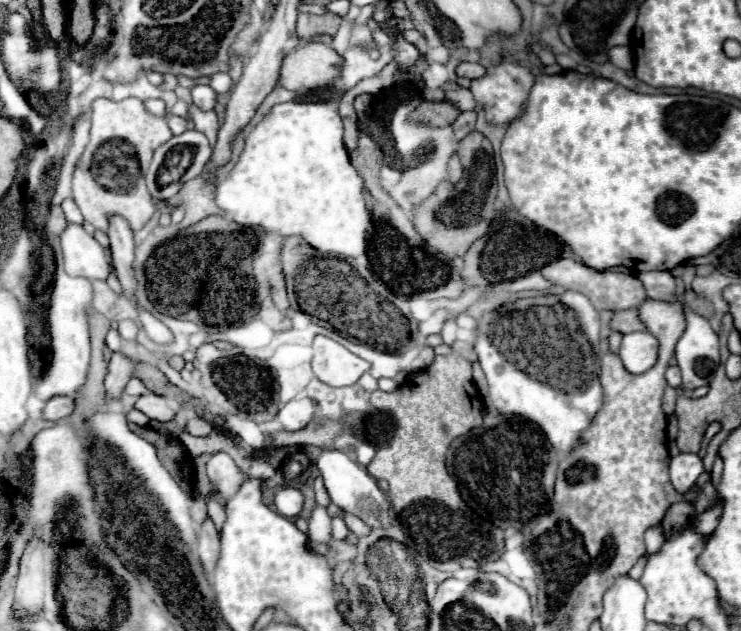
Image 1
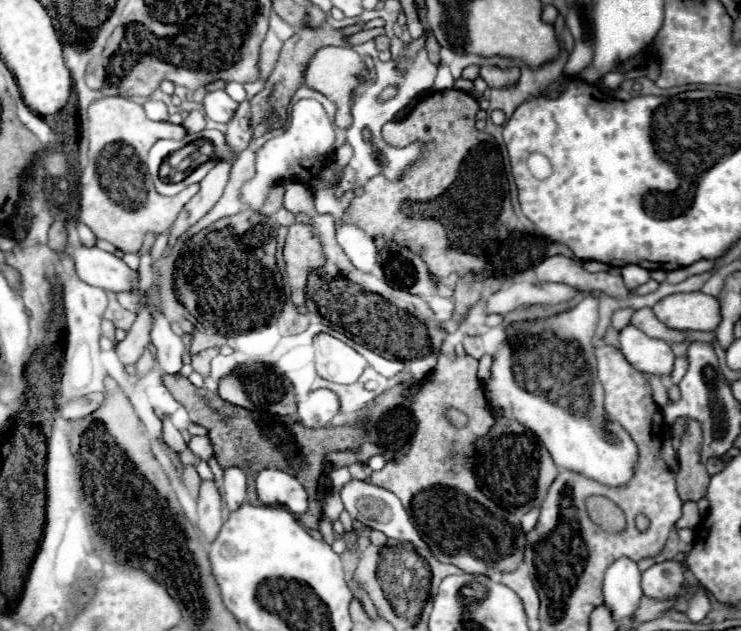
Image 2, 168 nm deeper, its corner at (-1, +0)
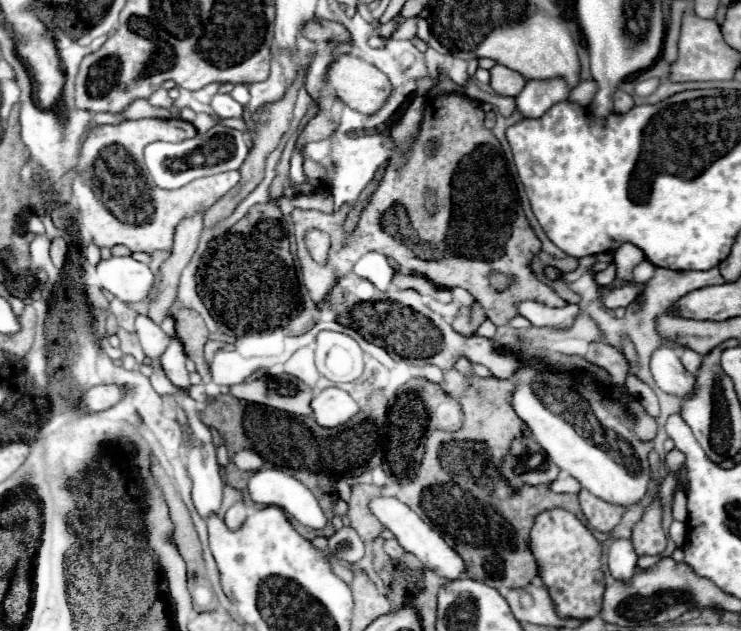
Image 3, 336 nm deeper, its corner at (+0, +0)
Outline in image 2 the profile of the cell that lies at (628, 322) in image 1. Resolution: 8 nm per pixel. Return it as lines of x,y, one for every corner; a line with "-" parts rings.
651,308
635,310
633,316
631,316
631,324
635,328
639,328
641,332
645,332
647,336
651,336
651,338
659,338
659,340
665,340
665,342
683,342
685,340
685,332
671,330
665,324
661,324
655,318
655,314
653,314

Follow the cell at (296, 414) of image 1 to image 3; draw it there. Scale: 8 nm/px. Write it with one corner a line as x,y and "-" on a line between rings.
326,388
312,400
312,410
320,426
334,428
348,422
360,410
360,406
358,402
354,406
354,398
348,392
340,388

